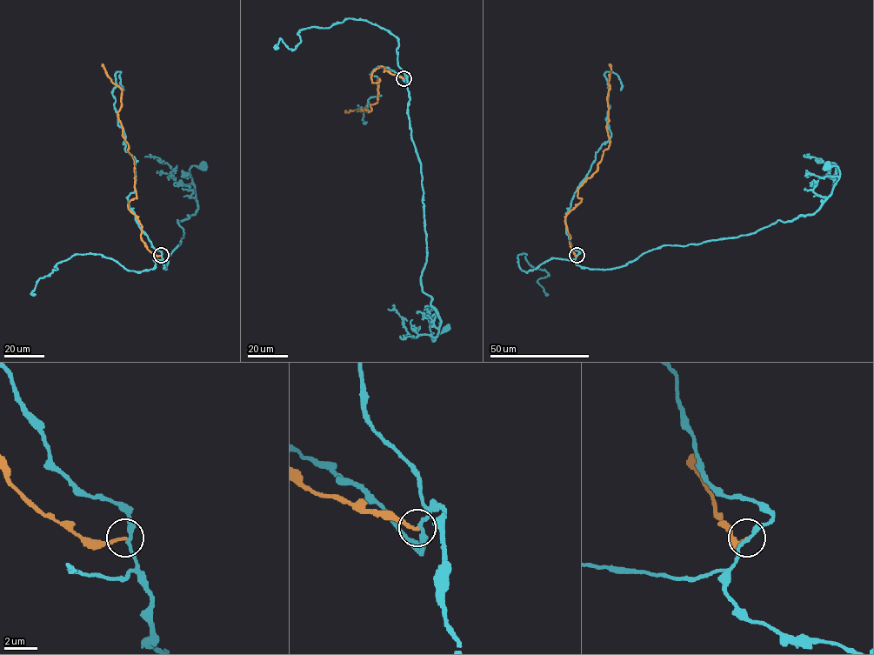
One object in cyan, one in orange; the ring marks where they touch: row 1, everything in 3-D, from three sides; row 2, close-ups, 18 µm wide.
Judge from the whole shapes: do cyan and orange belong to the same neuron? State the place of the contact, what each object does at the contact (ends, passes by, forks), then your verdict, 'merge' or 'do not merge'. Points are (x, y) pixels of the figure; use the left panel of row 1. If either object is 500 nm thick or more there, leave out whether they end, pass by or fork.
place (161, 255); cyan passes by; orange ends; do not merge

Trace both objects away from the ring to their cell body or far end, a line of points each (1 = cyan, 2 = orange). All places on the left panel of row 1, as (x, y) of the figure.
1: (161, 255), (167, 269), (168, 258), (183, 235), (177, 220), (188, 217), (197, 209), (189, 169), (203, 165)
2: (161, 255), (147, 248), (130, 210), (136, 197), (134, 163), (117, 116), (122, 89), (102, 63)

